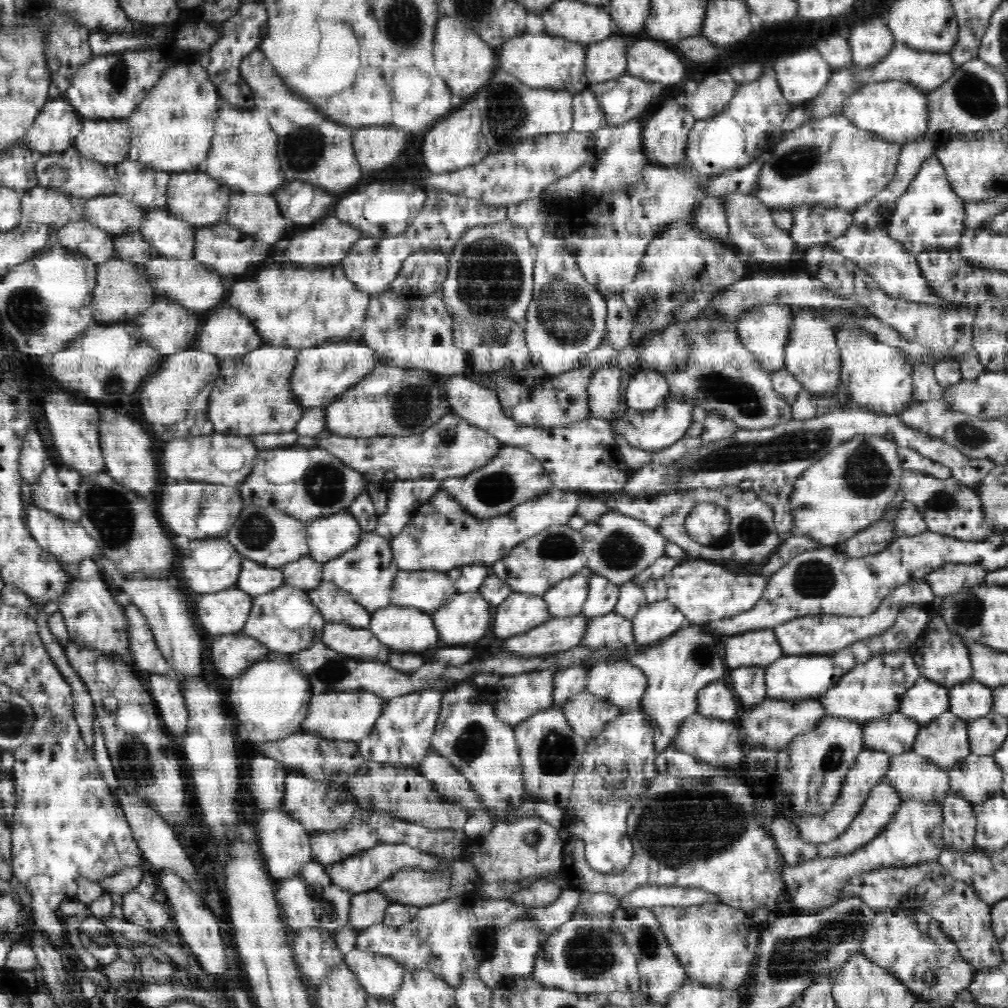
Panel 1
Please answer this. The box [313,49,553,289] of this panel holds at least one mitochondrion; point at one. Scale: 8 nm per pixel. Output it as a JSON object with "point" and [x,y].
{"point":[507,114]}

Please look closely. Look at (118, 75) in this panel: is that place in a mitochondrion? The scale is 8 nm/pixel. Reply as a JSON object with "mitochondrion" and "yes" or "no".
{"mitochondrion":"yes"}

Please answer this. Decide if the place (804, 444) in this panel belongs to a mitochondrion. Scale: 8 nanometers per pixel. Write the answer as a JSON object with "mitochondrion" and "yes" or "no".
{"mitochondrion":"yes"}

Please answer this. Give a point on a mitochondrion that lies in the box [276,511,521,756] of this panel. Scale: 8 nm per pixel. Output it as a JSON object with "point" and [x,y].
{"point":[329,672]}

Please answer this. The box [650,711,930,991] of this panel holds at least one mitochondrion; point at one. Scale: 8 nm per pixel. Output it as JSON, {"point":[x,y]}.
{"point":[788,960]}

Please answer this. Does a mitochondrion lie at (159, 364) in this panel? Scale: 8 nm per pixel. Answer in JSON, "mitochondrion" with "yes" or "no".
{"mitochondrion":"no"}

